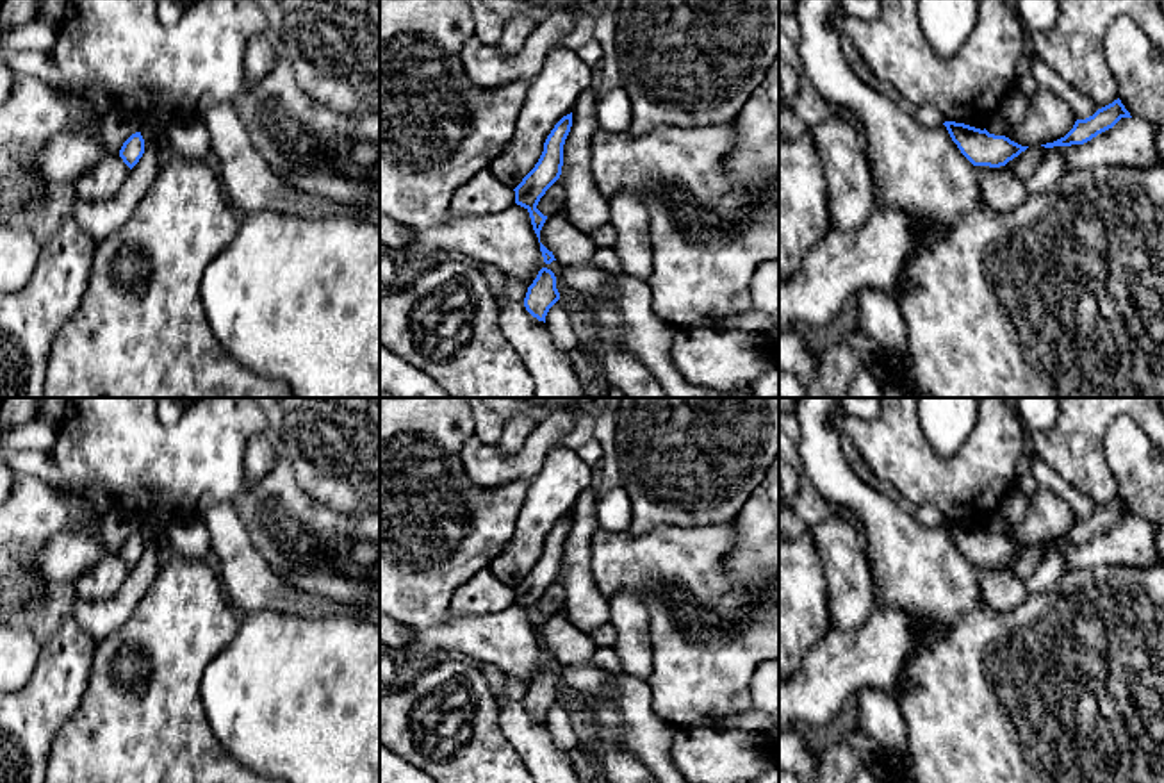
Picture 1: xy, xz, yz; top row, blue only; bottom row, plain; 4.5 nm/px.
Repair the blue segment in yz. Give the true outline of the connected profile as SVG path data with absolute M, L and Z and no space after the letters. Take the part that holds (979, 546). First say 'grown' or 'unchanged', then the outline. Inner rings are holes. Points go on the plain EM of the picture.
unchanged; M945 521L943 524L973 565L1000 567L1029 548L1005 535L989 533L986 528L980 530L955 521Z

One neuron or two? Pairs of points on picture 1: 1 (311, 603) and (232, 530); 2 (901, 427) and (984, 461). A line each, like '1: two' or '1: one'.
1: one
2: one

